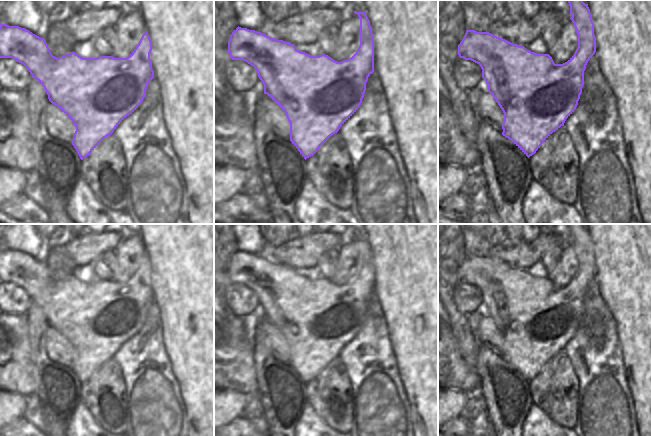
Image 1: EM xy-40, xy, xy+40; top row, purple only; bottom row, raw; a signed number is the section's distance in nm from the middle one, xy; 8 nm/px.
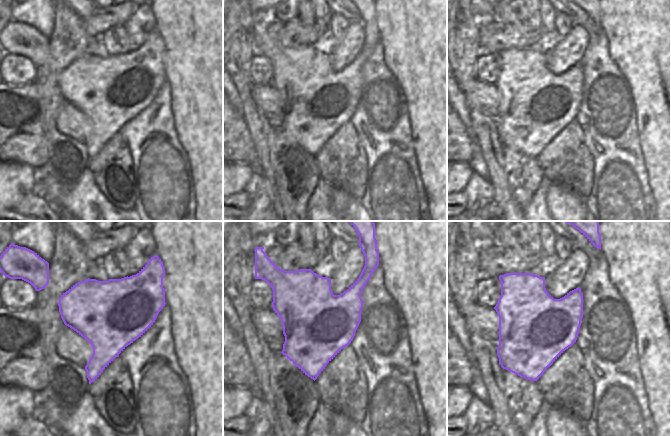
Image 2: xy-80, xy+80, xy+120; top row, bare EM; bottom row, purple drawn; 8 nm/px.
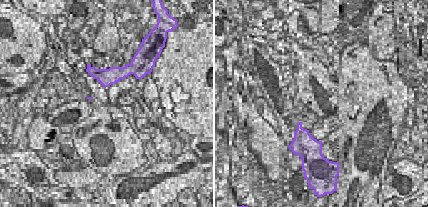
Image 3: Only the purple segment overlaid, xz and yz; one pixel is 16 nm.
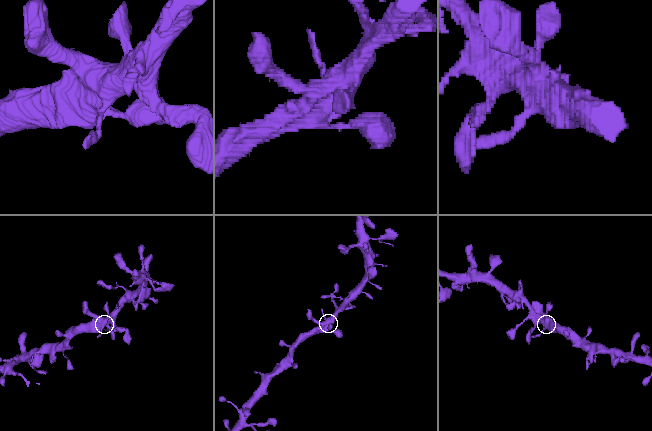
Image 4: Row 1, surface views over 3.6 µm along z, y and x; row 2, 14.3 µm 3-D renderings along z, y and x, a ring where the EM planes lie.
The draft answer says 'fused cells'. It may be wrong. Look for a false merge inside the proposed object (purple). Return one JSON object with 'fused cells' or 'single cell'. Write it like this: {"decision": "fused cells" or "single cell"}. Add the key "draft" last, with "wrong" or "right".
{"decision": "single cell", "draft": "wrong"}

